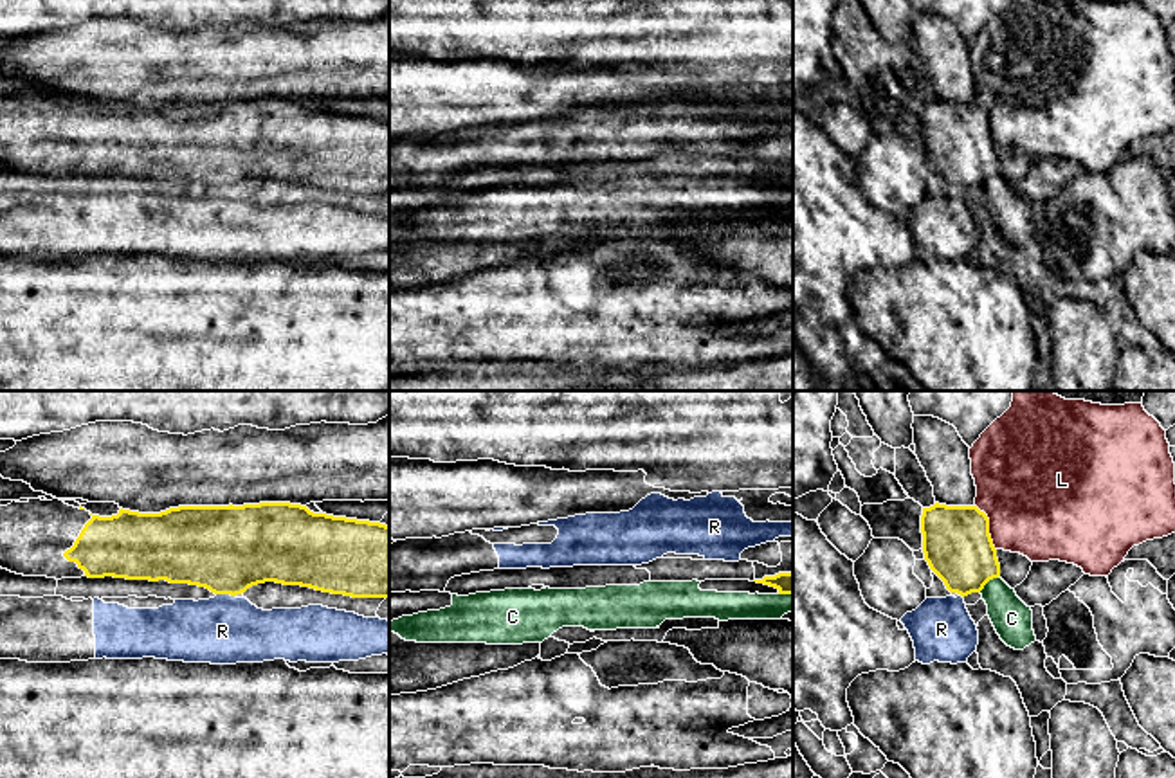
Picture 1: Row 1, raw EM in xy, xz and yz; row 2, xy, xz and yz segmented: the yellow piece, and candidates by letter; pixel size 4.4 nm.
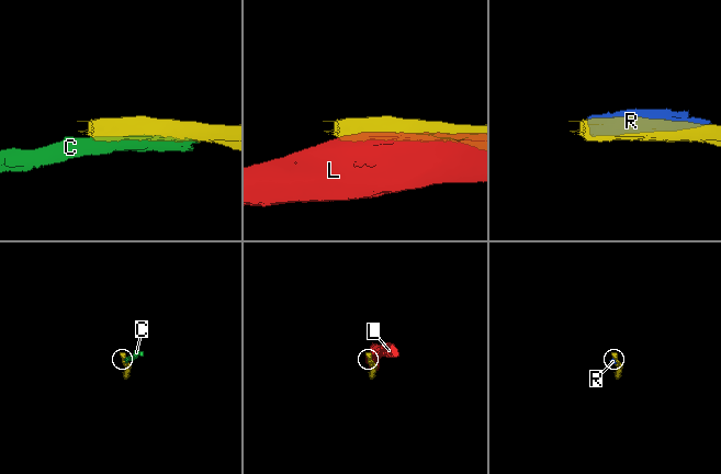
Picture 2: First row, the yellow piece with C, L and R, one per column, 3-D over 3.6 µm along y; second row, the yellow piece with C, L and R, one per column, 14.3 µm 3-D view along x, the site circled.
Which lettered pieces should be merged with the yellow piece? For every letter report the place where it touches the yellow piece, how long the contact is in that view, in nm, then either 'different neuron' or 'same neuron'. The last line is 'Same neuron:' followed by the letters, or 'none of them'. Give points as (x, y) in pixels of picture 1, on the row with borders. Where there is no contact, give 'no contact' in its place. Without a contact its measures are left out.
C: yz (988, 580) | 120 nm | different neuron
L: yz (988, 528) | 220 nm | different neuron
R: xy (226, 593) | 90 nm | different neuron
Same neuron: none of them

